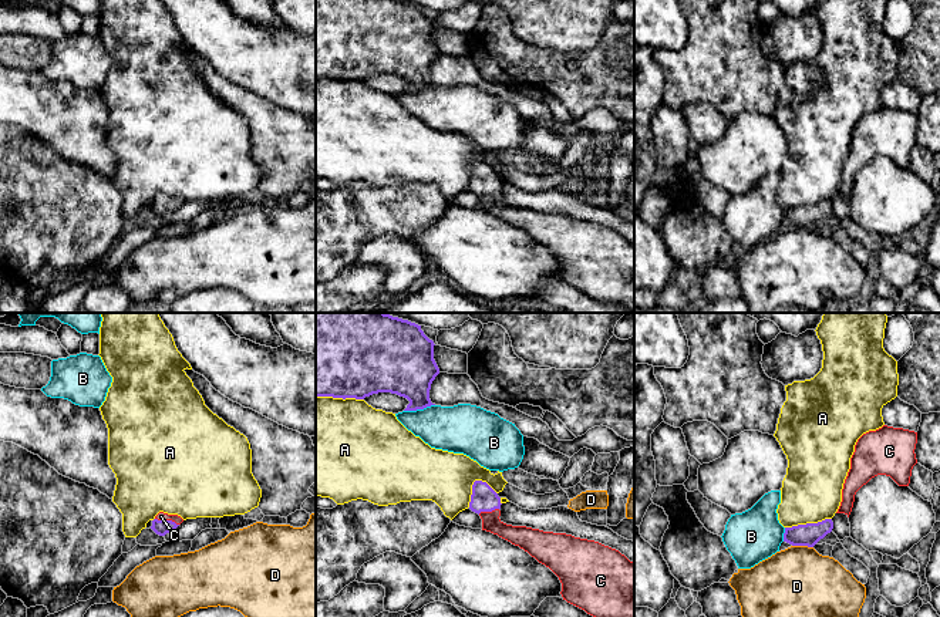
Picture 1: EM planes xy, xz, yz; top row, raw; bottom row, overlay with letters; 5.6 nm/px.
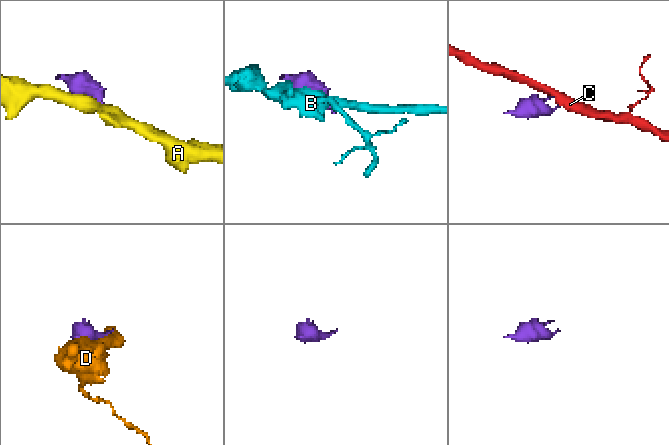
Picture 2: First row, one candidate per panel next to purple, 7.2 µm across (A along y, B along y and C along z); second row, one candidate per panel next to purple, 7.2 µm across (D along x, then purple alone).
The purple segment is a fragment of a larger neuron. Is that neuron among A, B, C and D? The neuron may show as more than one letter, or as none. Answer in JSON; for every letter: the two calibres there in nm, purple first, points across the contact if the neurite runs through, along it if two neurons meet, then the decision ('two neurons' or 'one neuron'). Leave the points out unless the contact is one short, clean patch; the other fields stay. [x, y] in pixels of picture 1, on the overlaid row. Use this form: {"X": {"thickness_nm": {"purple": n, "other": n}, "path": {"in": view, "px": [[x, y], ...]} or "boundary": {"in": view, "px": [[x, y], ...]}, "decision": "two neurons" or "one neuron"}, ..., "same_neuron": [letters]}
{"A": {"thickness_nm": {"purple": 150, "other": 300}, "decision": "two neurons"}, "B": {"thickness_nm": {"purple": 320, "other": 260}, "decision": "two neurons"}, "C": {"thickness_nm": {"purple": 90, "other": 50}, "path": {"in": "xy", "px": [[161, 528], [167, 521], [161, 516]]}, "decision": "one neuron"}, "D": {"thickness_nm": {"purple": 130, "other": 400}, "decision": "two neurons"}, "same_neuron": ["C"]}

